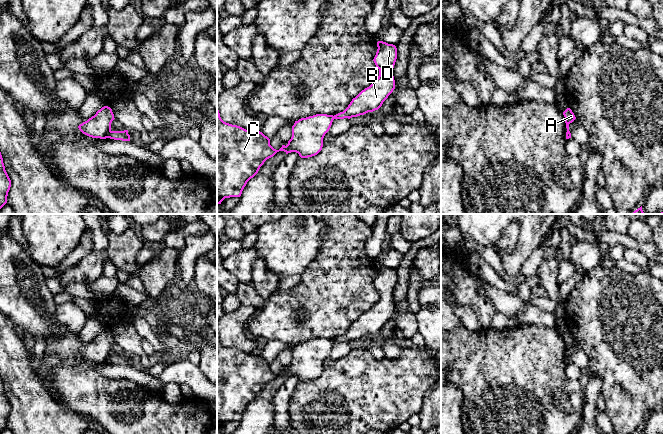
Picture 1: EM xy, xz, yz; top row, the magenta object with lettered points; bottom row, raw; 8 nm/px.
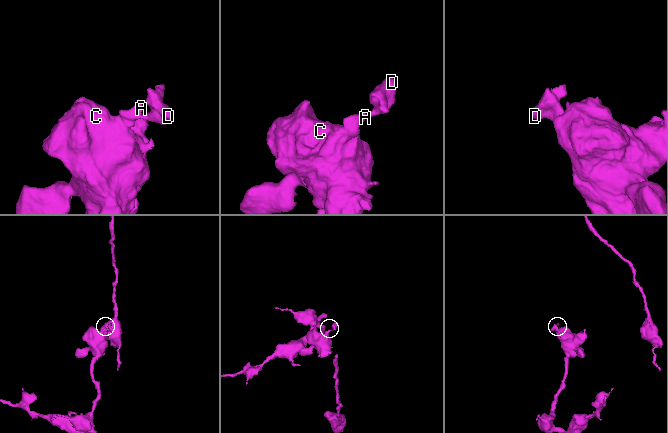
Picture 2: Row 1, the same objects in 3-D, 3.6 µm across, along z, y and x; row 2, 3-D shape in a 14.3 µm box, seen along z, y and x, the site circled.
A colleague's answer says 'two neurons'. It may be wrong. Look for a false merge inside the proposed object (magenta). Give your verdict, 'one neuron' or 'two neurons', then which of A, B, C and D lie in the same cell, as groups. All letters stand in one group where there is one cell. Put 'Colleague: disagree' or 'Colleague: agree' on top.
Colleague: agree
two neurons; groups A C / B D

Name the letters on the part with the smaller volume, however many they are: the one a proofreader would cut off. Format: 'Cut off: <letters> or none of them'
Cut off: B, D

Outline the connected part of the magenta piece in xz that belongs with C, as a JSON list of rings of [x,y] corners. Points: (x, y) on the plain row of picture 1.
[[[217,332],[217,428],[221,428],[225,422],[240,421],[247,406],[258,397],[267,383],[279,375],[286,378],[296,376],[301,382],[317,379],[322,374],[323,362],[333,344],[333,339],[316,338],[295,345],[288,368],[276,374],[270,369],[270,363],[258,353],[246,354],[224,346]]]

